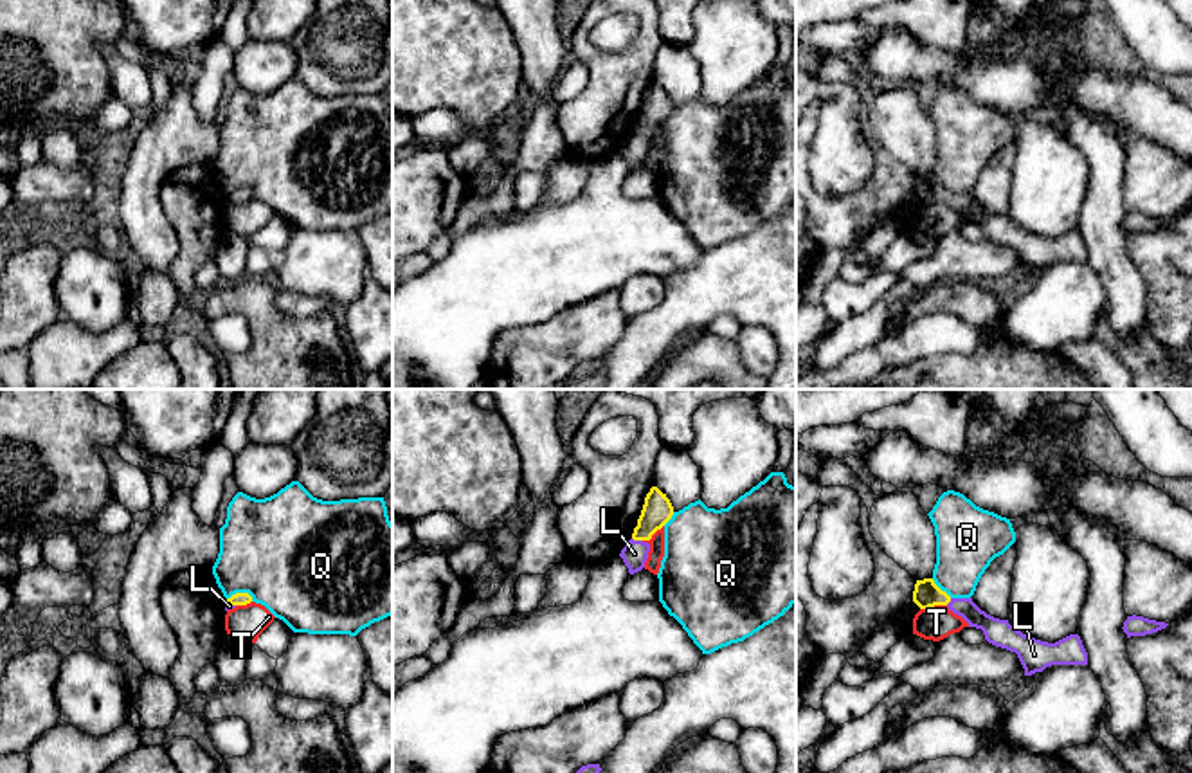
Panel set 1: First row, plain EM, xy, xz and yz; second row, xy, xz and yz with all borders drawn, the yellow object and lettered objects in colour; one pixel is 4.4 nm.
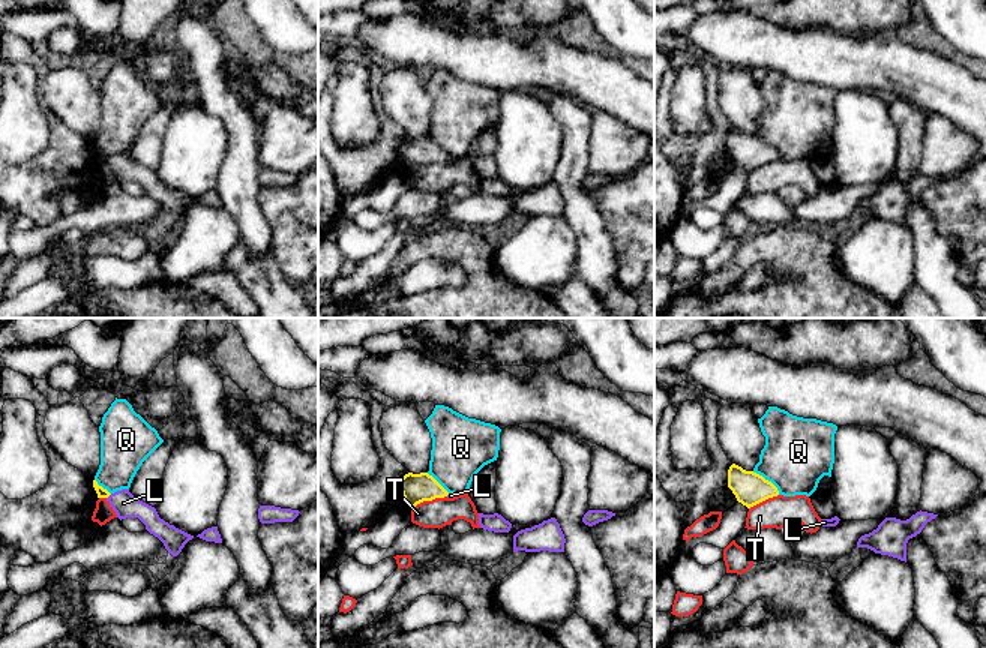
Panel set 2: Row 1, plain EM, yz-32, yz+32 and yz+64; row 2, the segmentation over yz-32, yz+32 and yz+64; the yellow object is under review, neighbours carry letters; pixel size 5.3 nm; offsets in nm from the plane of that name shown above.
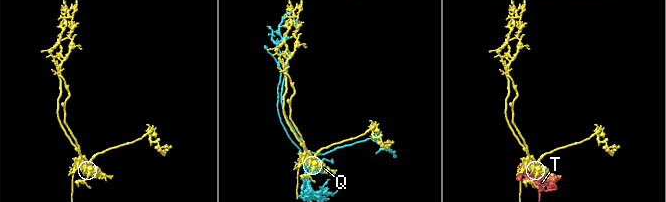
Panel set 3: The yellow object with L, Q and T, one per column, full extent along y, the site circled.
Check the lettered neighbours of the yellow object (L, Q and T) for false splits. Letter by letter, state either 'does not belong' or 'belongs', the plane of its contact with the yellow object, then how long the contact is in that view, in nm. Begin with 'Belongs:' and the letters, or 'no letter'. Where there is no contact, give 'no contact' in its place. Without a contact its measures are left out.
Belongs: L
L: belongs; contact in xz; length 50 nm
Q: does not belong; contact in xy; length 120 nm
T: does not belong; contact in yz; length 120 nm

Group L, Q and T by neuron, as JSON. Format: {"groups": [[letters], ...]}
{"groups": [["L"], ["Q"], ["T"]]}

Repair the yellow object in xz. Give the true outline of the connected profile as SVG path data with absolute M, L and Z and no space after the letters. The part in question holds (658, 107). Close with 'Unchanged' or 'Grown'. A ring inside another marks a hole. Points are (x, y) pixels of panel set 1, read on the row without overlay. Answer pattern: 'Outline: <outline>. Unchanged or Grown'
Outline: M652 83L645 94L645 101L637 115L637 123L634 124L632 135L619 150L630 171L645 164L650 148L648 137L672 115L672 112L673 103L666 90L663 90L657 83Z. Grown

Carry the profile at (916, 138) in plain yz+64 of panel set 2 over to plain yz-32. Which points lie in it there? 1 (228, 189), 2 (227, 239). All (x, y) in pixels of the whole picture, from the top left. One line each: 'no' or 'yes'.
1: yes
2: no

